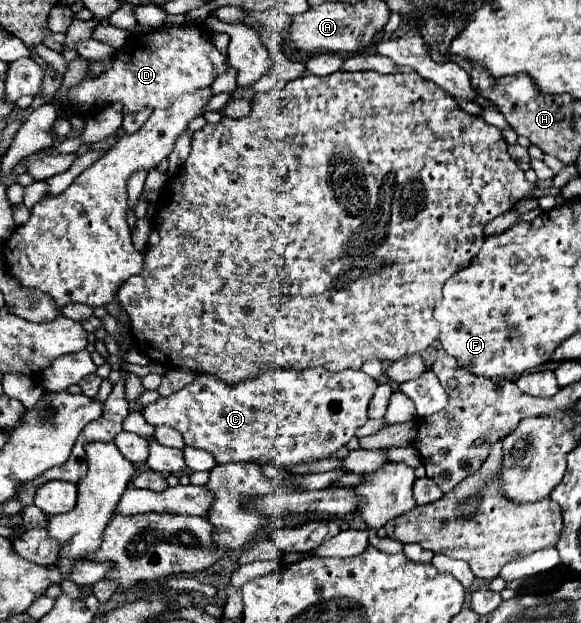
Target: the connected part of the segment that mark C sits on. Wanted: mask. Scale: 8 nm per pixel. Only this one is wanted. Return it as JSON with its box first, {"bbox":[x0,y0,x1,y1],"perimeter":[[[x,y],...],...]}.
{"bbox":[145,368,377,466],"perimeter":[[[265,368],[259,376],[241,380],[237,384],[227,384],[213,374],[199,374],[191,384],[179,392],[159,398],[145,406],[145,420],[153,426],[165,424],[179,430],[185,444],[191,448],[207,450],[215,456],[217,464],[229,462],[273,462],[275,466],[297,466],[311,464],[331,458],[341,446],[345,446],[355,432],[369,420],[367,406],[377,390],[377,380],[369,378],[365,372],[327,372],[323,368],[307,370],[285,370],[285,368]]]}

